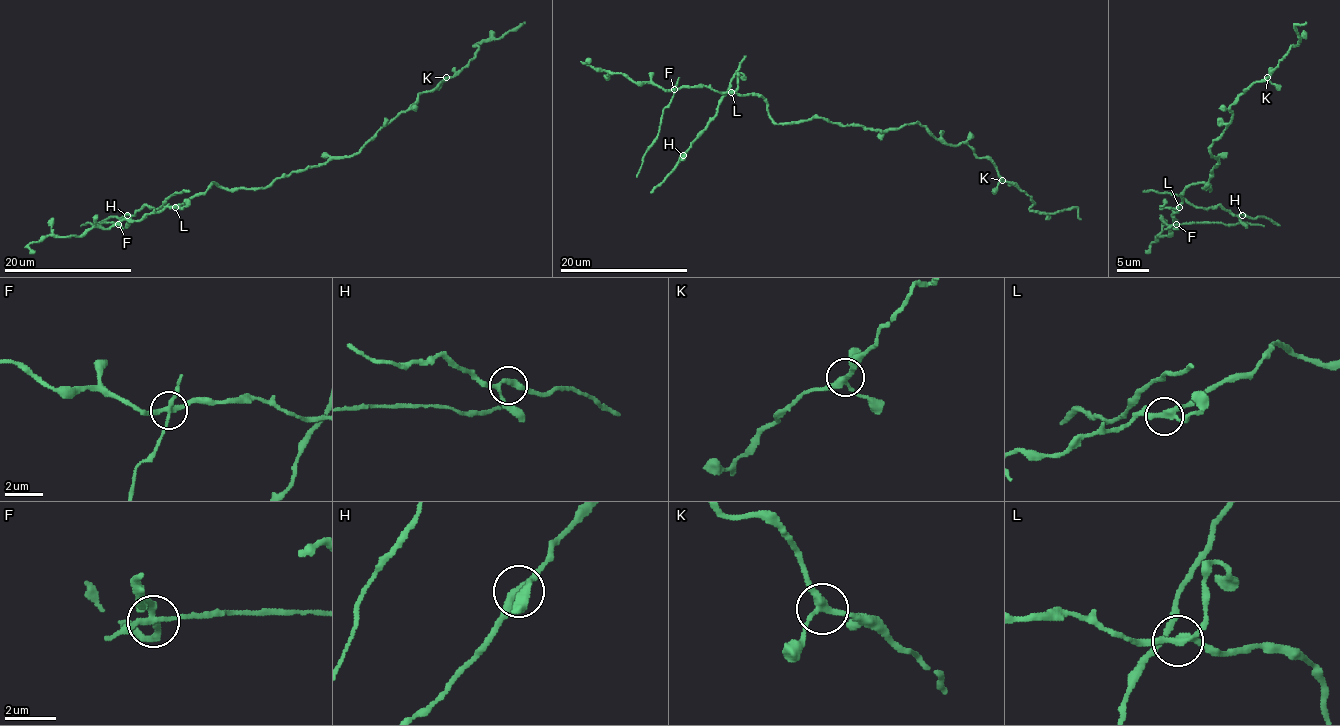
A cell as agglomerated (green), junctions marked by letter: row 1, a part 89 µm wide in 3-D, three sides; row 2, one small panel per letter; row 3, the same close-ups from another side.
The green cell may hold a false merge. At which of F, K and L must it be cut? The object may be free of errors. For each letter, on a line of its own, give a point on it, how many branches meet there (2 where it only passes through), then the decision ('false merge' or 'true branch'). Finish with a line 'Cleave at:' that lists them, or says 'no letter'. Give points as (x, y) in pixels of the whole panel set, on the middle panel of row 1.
F: place (674, 89); branches 4; false merge
K: place (1002, 180); branches 3; true branch
L: place (731, 92); branches 4; true branch
Cleave at: F

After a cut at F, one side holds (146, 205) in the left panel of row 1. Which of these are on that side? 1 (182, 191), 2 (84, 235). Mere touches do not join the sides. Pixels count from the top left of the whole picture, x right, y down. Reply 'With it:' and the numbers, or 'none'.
With it: 1

